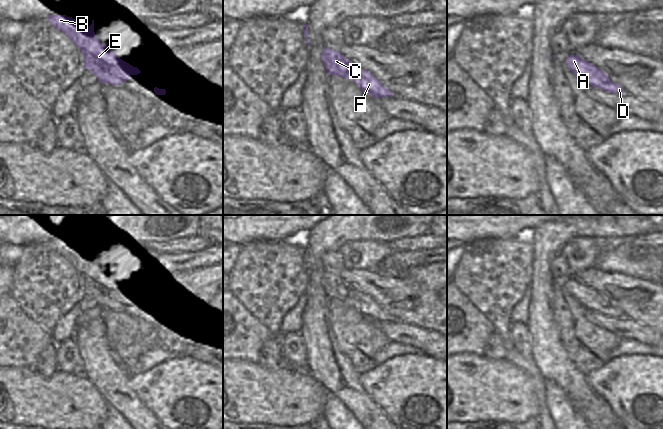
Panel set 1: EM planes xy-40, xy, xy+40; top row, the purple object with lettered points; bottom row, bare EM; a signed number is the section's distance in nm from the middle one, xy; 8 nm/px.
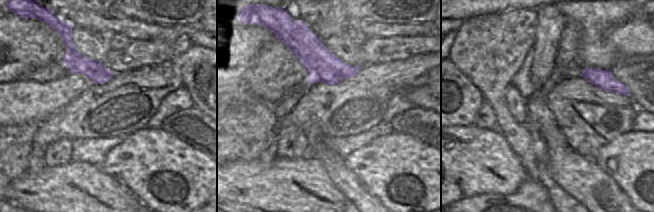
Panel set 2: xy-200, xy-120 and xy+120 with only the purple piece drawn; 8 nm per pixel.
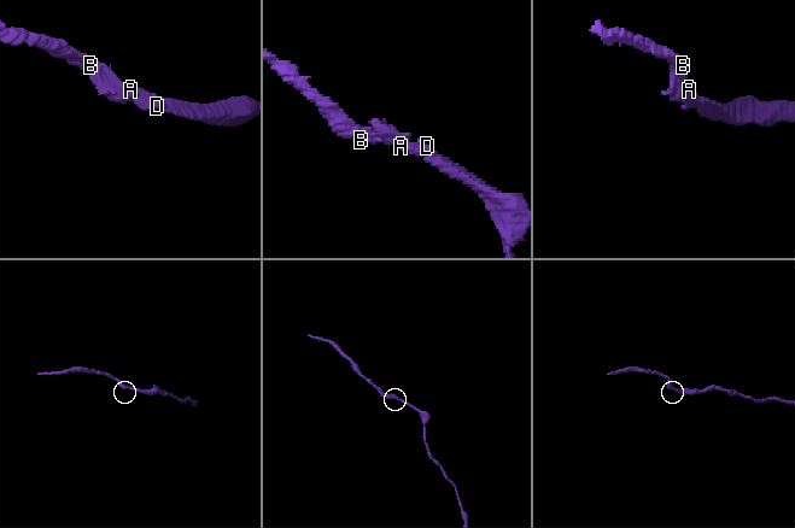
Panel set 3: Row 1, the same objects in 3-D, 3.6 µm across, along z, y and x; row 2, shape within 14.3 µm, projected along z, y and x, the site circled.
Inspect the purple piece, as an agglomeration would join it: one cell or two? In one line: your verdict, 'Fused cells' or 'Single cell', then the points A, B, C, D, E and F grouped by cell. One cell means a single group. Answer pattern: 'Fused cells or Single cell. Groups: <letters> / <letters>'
Single cell. Groups: A B C D E F

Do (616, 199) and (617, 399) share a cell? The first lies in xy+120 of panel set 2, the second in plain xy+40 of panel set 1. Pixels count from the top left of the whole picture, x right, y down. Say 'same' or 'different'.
different

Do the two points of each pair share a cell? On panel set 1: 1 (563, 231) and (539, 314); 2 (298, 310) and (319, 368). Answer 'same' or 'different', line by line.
1: same
2: different

